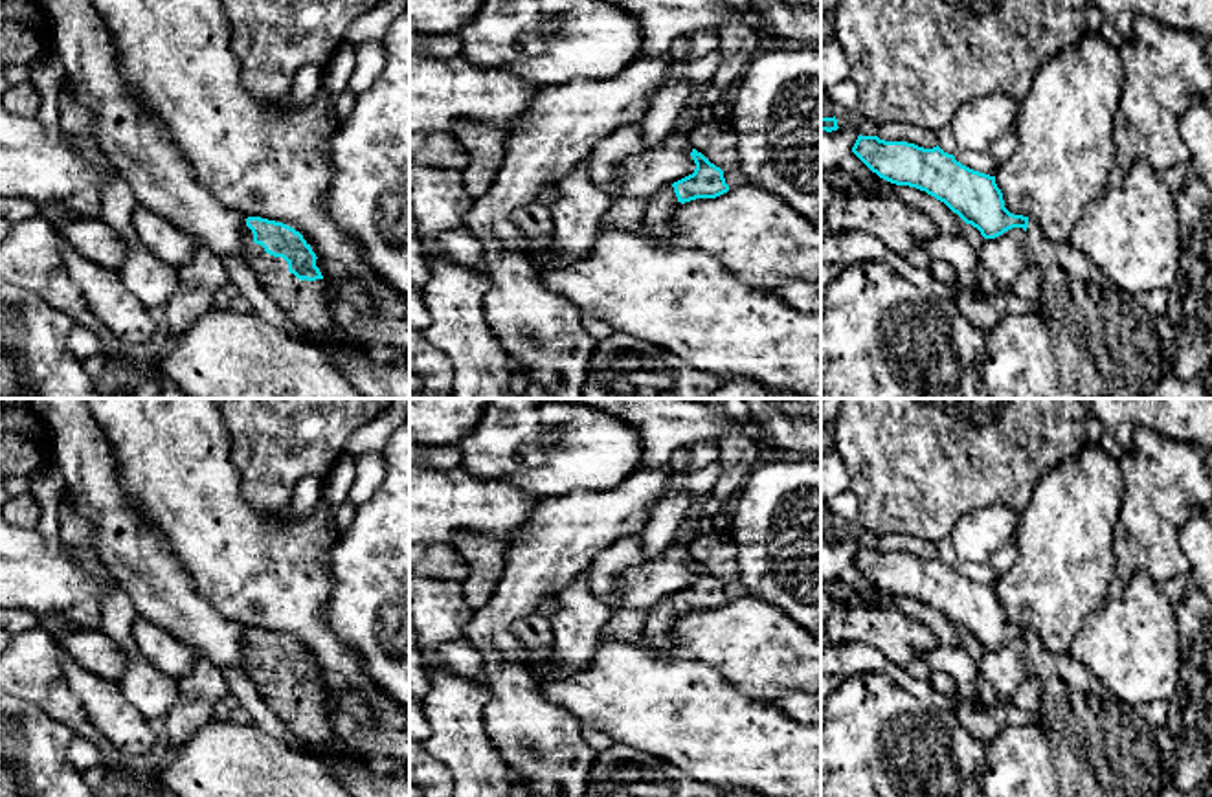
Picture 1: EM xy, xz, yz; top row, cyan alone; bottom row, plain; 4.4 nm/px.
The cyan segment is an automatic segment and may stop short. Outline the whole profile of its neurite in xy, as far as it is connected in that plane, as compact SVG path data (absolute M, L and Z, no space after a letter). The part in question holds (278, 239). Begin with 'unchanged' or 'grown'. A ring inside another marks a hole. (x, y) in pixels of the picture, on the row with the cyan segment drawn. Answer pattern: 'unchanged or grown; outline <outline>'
grown; outline M248 217L244 250L248 266L292 323L301 331L334 325L318 257L299 231L283 222Z

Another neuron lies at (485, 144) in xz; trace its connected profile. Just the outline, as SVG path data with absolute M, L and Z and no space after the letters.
M474 121L454 123L448 130L468 154L468 165L461 169L465 187L479 198L488 191L505 160L507 130Z

